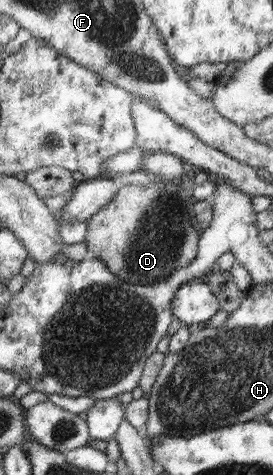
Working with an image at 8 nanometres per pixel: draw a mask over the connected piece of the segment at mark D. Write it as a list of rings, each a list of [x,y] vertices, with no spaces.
[[[158,178],[144,185],[125,185],[88,220],[87,250],[126,281],[154,285],[190,265],[199,252],[198,233],[178,195],[178,180]]]

